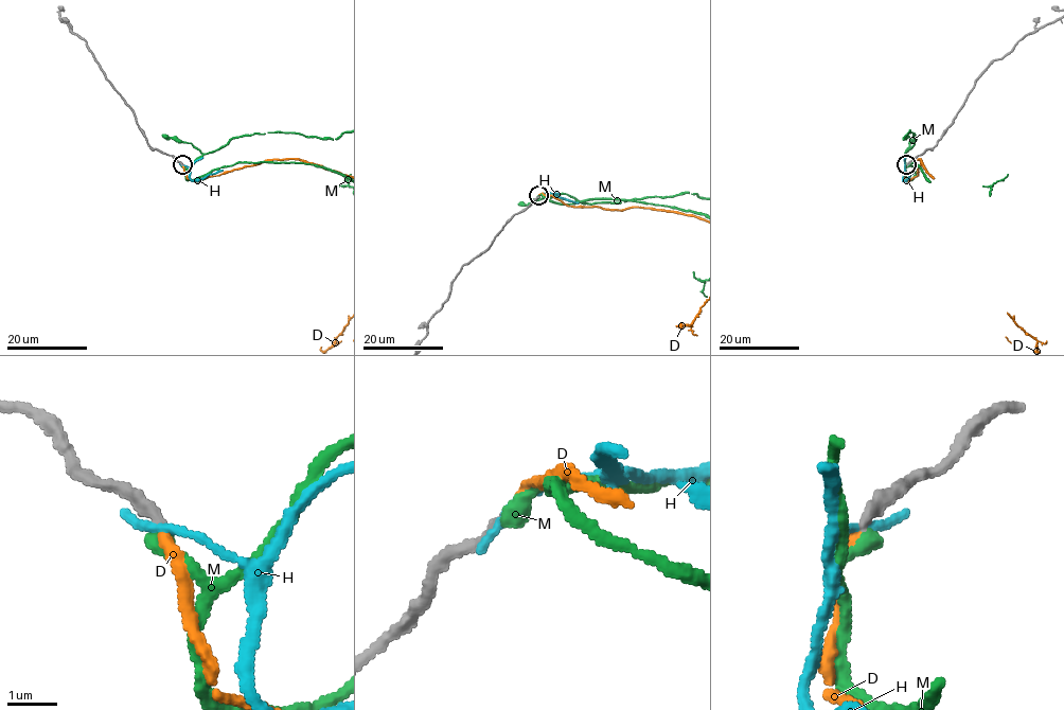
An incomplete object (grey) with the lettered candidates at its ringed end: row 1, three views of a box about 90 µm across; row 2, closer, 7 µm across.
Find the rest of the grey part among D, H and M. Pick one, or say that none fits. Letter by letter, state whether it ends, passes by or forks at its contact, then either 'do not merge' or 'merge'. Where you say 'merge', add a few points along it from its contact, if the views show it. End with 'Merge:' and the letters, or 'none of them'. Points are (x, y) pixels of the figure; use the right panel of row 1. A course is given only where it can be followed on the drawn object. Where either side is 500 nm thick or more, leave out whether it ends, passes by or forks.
D: it ends | merge
H: it ends | do not merge
M: it ends | do not merge
Merge: D

